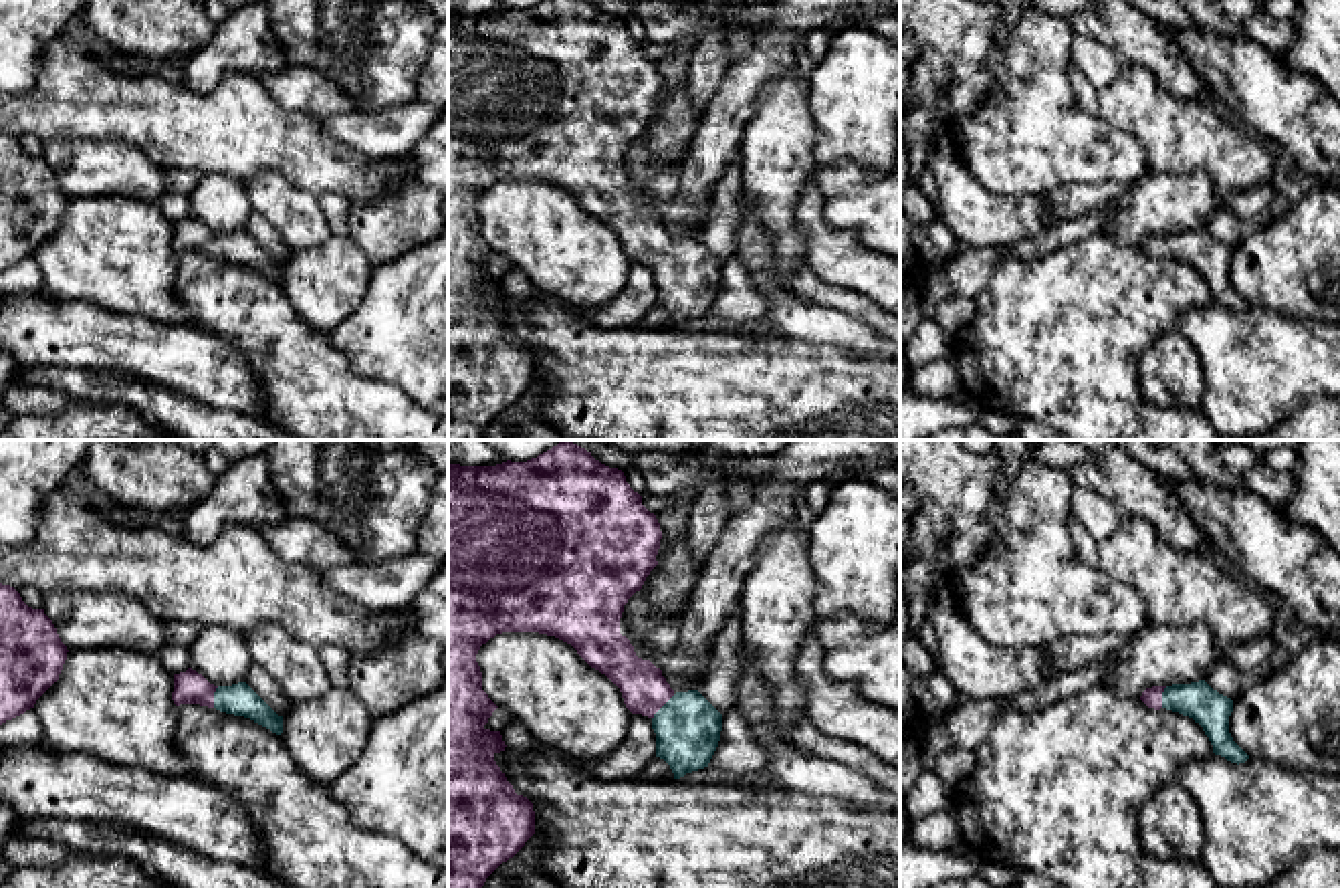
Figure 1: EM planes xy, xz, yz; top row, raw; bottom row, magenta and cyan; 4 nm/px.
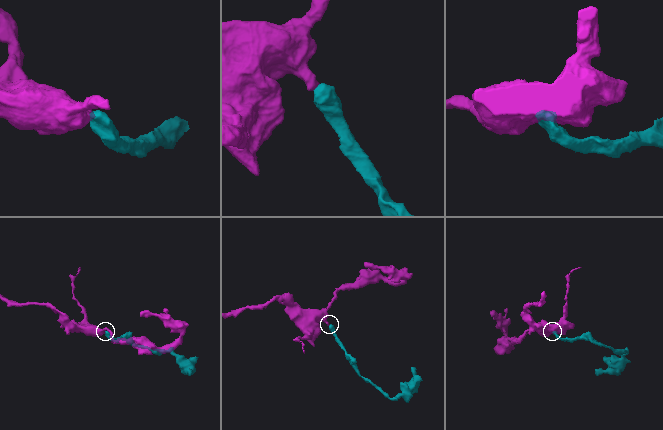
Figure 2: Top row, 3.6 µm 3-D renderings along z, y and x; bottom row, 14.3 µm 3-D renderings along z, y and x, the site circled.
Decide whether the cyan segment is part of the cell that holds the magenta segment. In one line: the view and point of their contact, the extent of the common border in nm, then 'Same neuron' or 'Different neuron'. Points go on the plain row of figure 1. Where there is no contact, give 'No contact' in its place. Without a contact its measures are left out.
Touches magenta at xz (662, 253). Shared border 140 nm. Same neuron

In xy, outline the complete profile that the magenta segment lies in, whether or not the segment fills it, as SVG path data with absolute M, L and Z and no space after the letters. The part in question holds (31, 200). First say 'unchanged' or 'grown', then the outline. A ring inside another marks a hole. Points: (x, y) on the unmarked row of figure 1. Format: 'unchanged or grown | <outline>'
unchanged | M0 131L0 272L34 256L67 208L52 168Z

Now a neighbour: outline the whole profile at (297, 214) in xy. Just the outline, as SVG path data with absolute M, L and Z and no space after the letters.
M264 170L244 186L252 210L276 228L291 252L311 248L331 236L317 196L293 186L281 174Z

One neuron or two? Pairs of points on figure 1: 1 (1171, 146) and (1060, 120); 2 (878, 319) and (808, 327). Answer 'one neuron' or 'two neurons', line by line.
1: two neurons
2: two neurons

